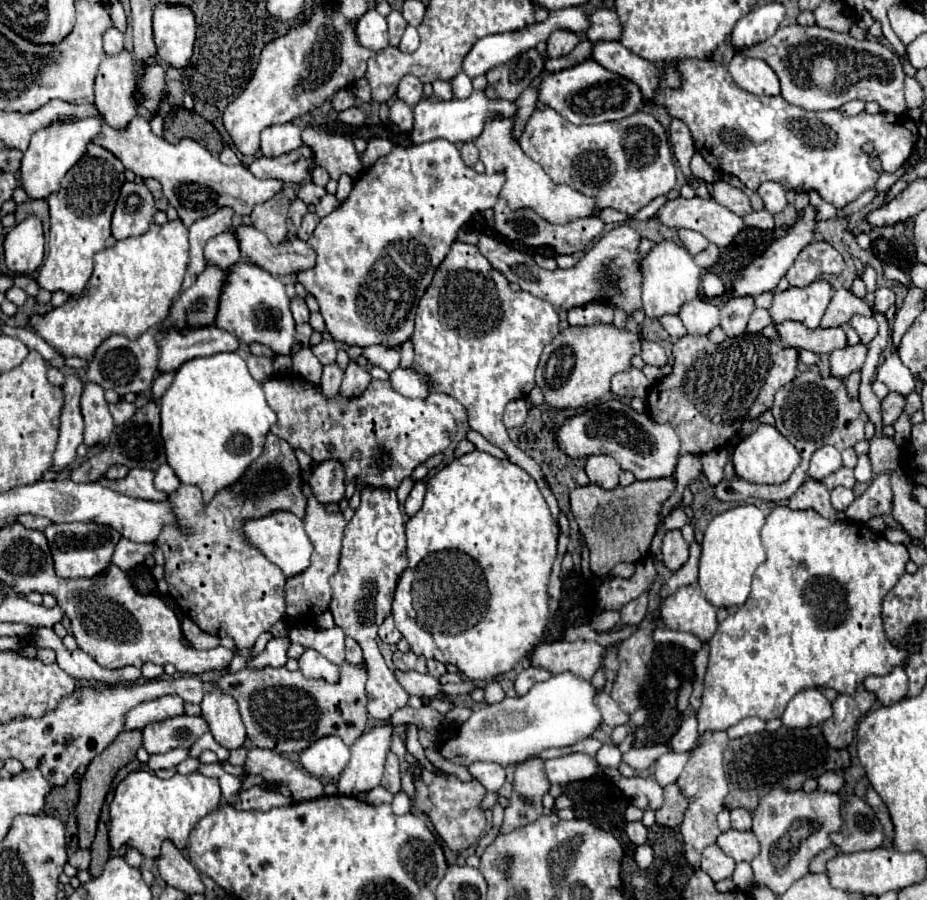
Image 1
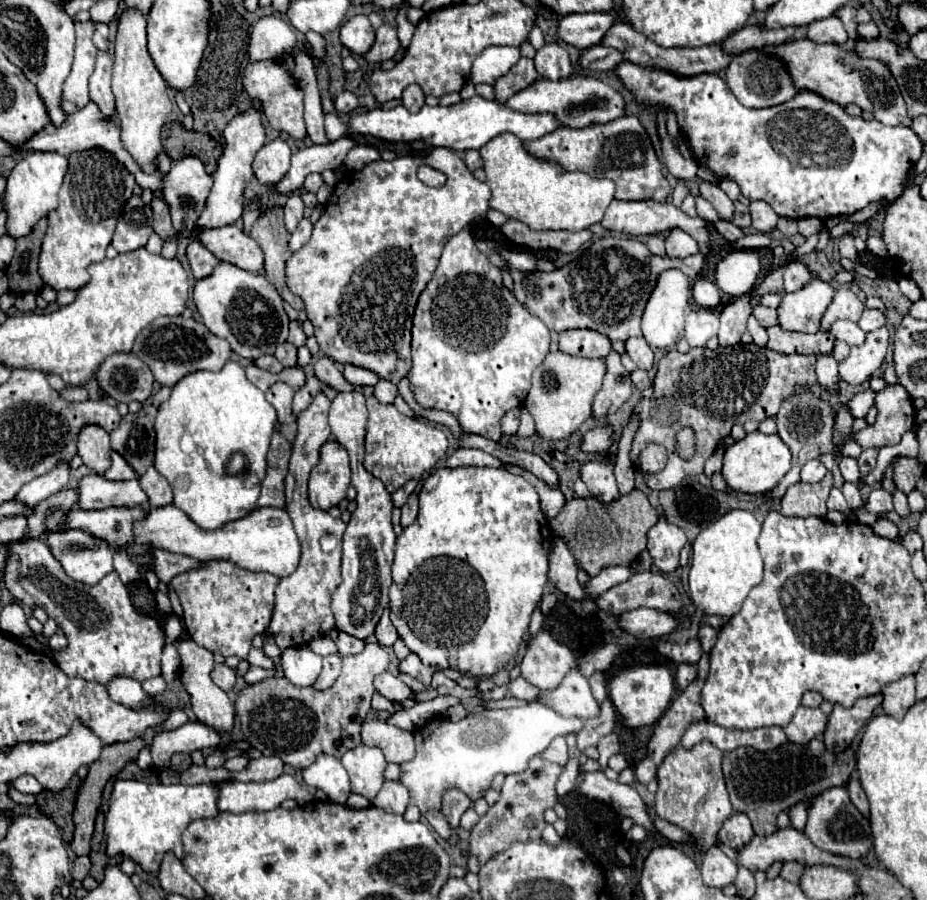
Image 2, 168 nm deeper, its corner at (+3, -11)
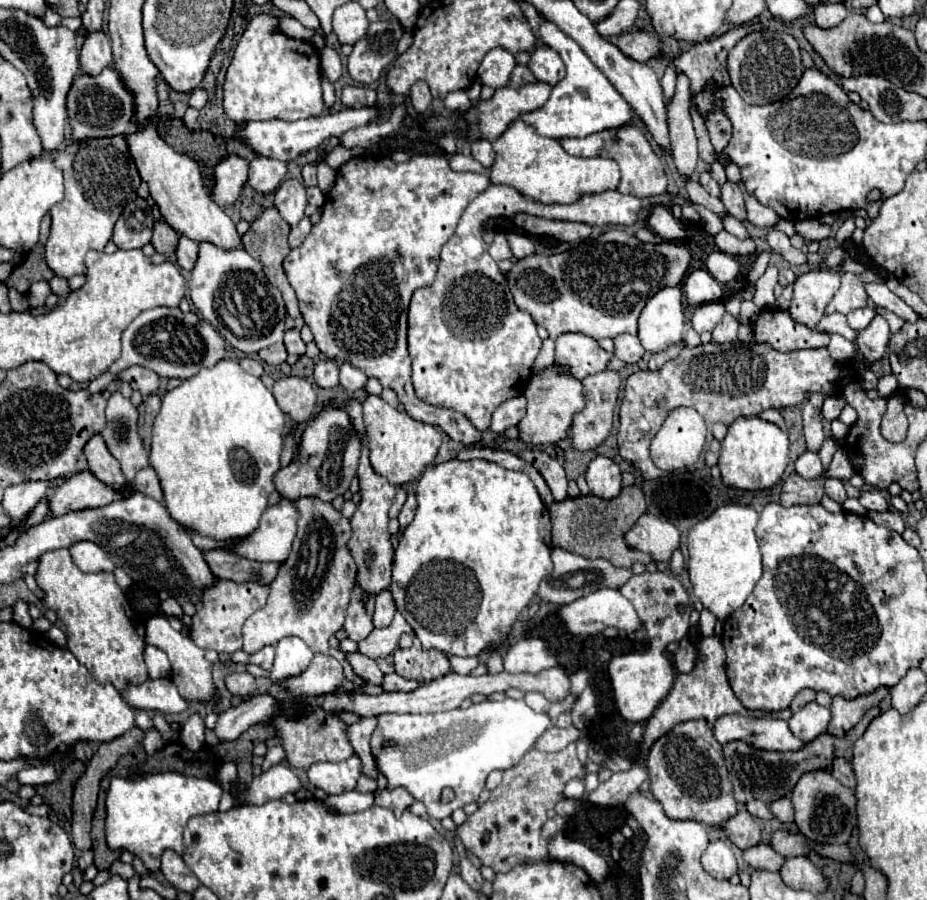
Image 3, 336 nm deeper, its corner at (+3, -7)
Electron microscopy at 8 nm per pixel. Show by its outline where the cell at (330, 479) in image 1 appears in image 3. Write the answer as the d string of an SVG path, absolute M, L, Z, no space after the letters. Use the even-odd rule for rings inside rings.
M335 403L323 405L305 427L301 441L297 445L295 459L275 473L277 491L281 497L291 501L301 497L317 497L321 501L333 501L337 495L343 495L349 489L351 479L357 473L359 455L361 455L361 439L355 427L351 427L347 411L343 411Z

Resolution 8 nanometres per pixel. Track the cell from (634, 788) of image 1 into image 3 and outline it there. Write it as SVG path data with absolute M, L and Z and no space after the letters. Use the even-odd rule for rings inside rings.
M741 809L735 817L731 817L723 825L723 829L727 831L731 843L735 843L739 849L747 849L761 843L761 829L747 809Z

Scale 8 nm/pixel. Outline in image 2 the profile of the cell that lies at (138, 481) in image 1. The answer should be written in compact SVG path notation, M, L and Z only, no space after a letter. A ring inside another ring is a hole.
M87 475L79 481L81 509L107 509L107 507L149 507L147 493L139 487L137 479L109 481L103 475Z

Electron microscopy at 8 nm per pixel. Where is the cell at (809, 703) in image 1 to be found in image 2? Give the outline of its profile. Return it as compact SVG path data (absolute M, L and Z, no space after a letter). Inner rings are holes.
M799 707L791 723L783 729L791 743L805 745L815 737L821 737L827 727L827 715L821 709Z

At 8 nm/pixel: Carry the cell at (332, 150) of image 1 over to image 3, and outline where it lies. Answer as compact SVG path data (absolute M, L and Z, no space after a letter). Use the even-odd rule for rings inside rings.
M255 15L235 47L235 55L223 83L223 109L235 123L285 119L299 121L325 111L321 93L321 51L311 41L285 35L279 29L279 17Z

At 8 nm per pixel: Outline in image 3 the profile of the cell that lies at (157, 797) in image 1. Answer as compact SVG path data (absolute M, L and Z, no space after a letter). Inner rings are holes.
M175 771L147 775L137 781L127 779L111 779L111 787L107 793L107 845L113 851L129 851L137 855L145 867L155 873L161 865L161 853L165 849L173 849L183 855L183 829L187 821L195 815L215 813L221 799L221 785L211 779L187 777Z

